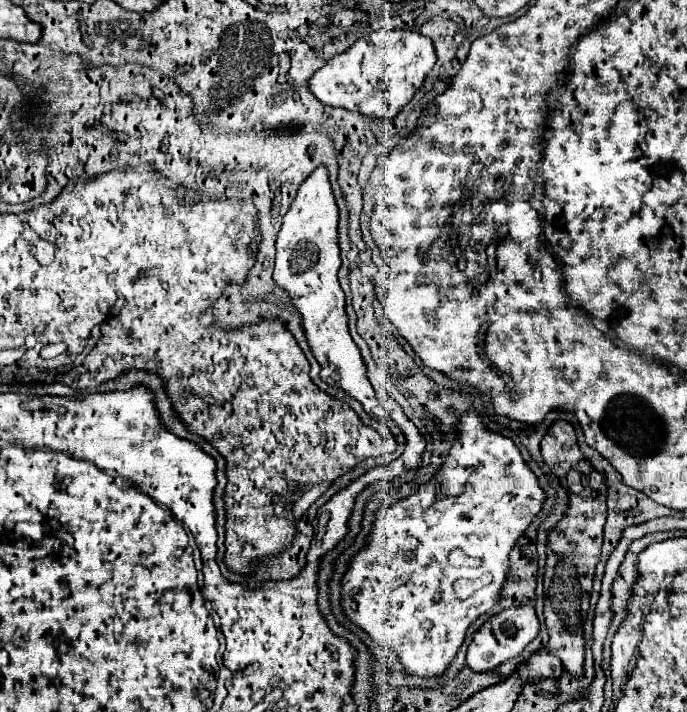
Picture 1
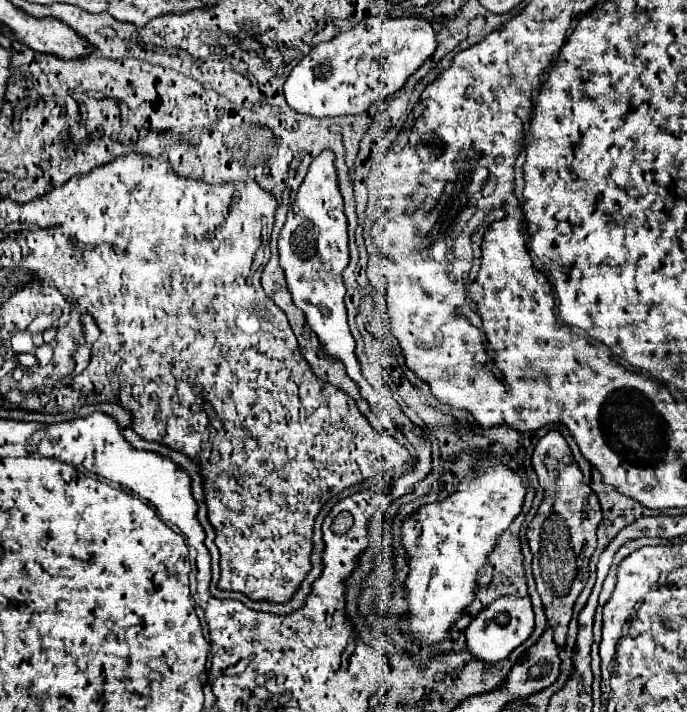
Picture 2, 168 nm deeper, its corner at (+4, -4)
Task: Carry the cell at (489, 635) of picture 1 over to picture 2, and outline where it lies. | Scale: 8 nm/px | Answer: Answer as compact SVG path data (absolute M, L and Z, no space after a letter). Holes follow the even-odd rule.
M499 597L483 607L467 627L467 647L473 657L483 661L503 661L515 647L519 647L533 631L533 607L529 597Z

